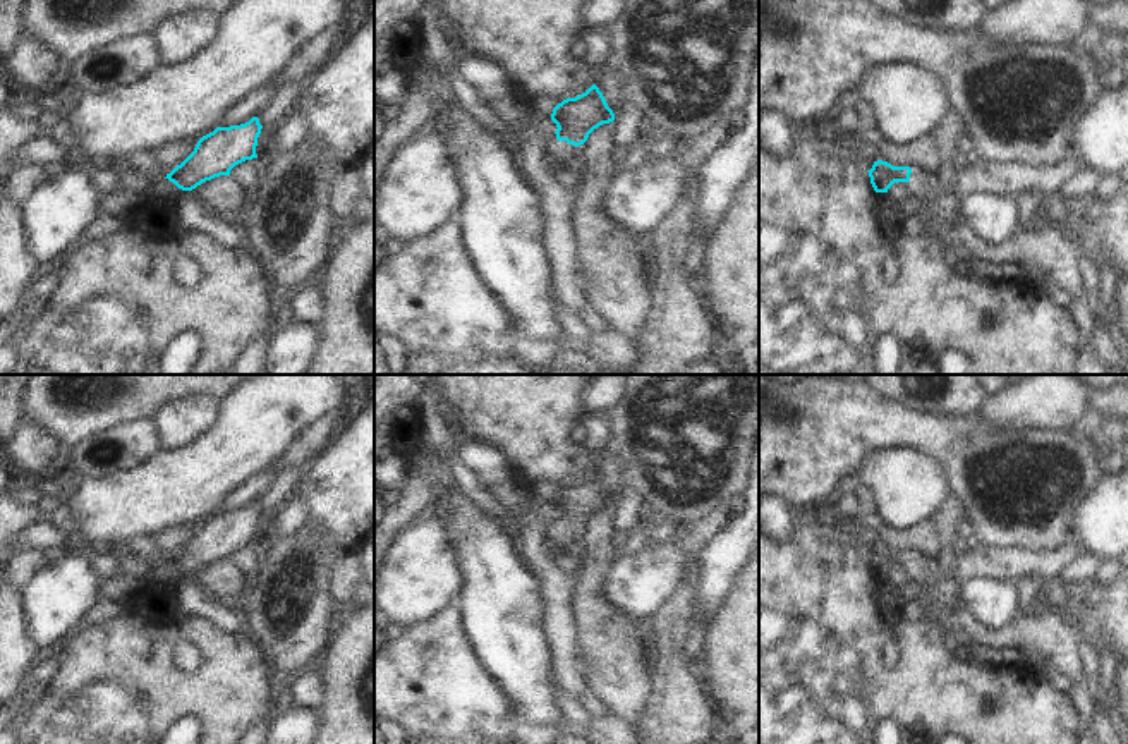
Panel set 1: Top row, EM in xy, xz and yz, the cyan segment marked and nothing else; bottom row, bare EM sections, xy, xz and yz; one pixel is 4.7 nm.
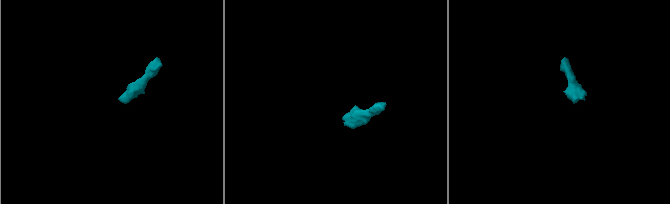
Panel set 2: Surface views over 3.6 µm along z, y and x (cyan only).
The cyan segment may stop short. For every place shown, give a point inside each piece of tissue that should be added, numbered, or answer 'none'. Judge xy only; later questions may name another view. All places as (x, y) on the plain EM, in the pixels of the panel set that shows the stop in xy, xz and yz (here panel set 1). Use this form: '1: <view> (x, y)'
none

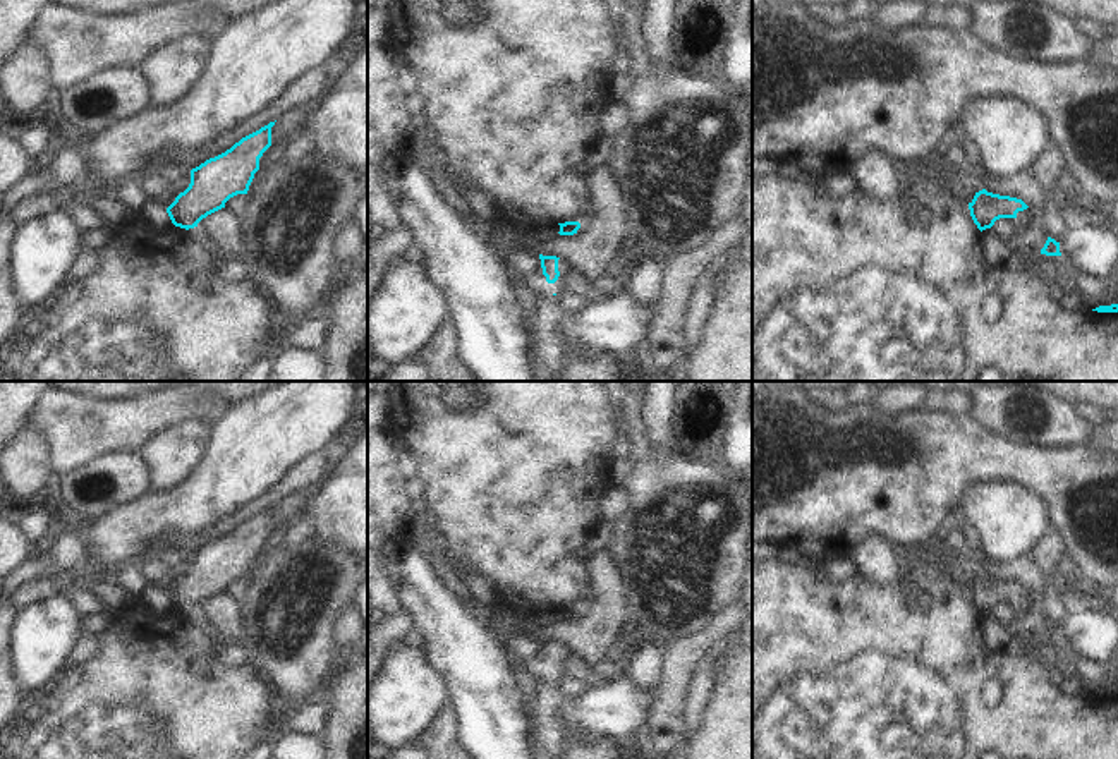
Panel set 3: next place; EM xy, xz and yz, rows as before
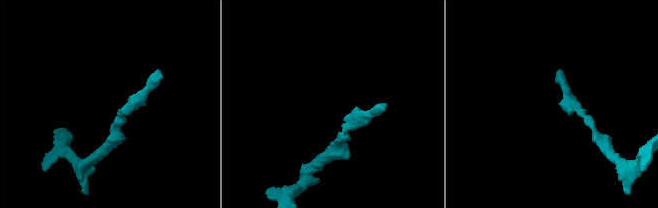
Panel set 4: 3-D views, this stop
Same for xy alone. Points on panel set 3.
none

